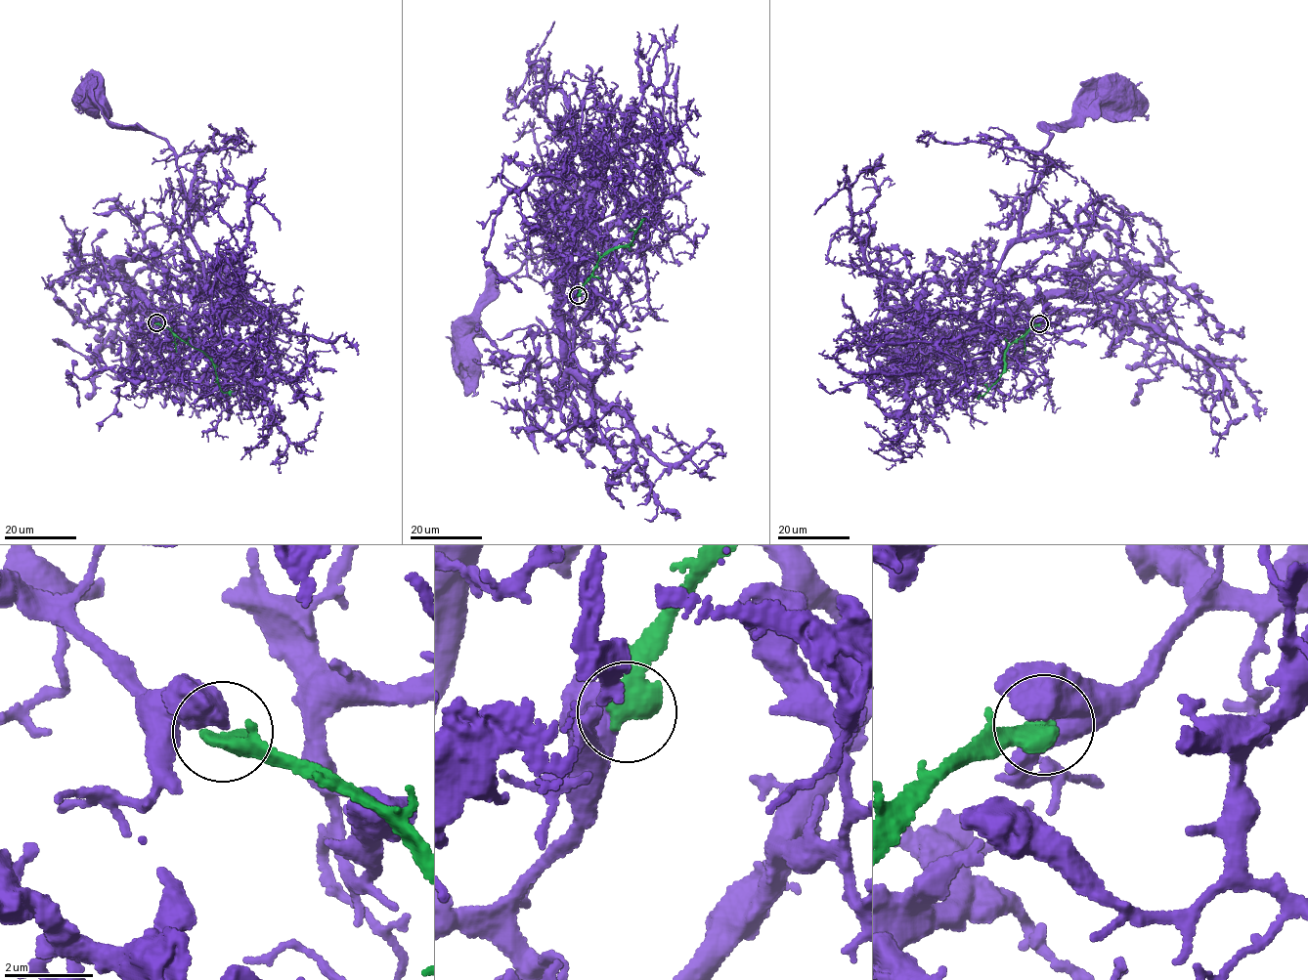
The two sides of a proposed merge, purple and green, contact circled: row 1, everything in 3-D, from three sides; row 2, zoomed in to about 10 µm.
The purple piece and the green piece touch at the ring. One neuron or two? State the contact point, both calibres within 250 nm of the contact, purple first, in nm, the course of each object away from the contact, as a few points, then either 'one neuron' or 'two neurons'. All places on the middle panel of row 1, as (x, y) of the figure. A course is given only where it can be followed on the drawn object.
place (578, 295); calibres 700 and 600 nm; course purple (579, 296), (567, 311), (555, 307), (575, 218), (564, 246), (497, 279), (465, 357); course green (579, 296), (580, 288), (600, 258), (631, 243), (644, 217); two neurons

